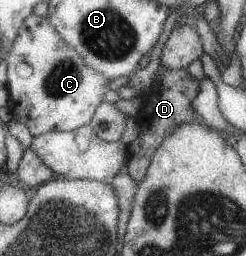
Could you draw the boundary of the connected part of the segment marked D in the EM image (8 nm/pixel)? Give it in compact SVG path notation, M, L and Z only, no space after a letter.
M158 66L160 80L153 82L150 93L143 97L143 103L135 116L138 127L138 136L128 144L128 175L136 182L142 181L148 171L149 161L153 157L154 150L161 145L161 141L170 135L182 122L202 122L200 114L197 114L191 106L191 101L197 96L200 89L199 81L190 76L186 70L169 70Z

